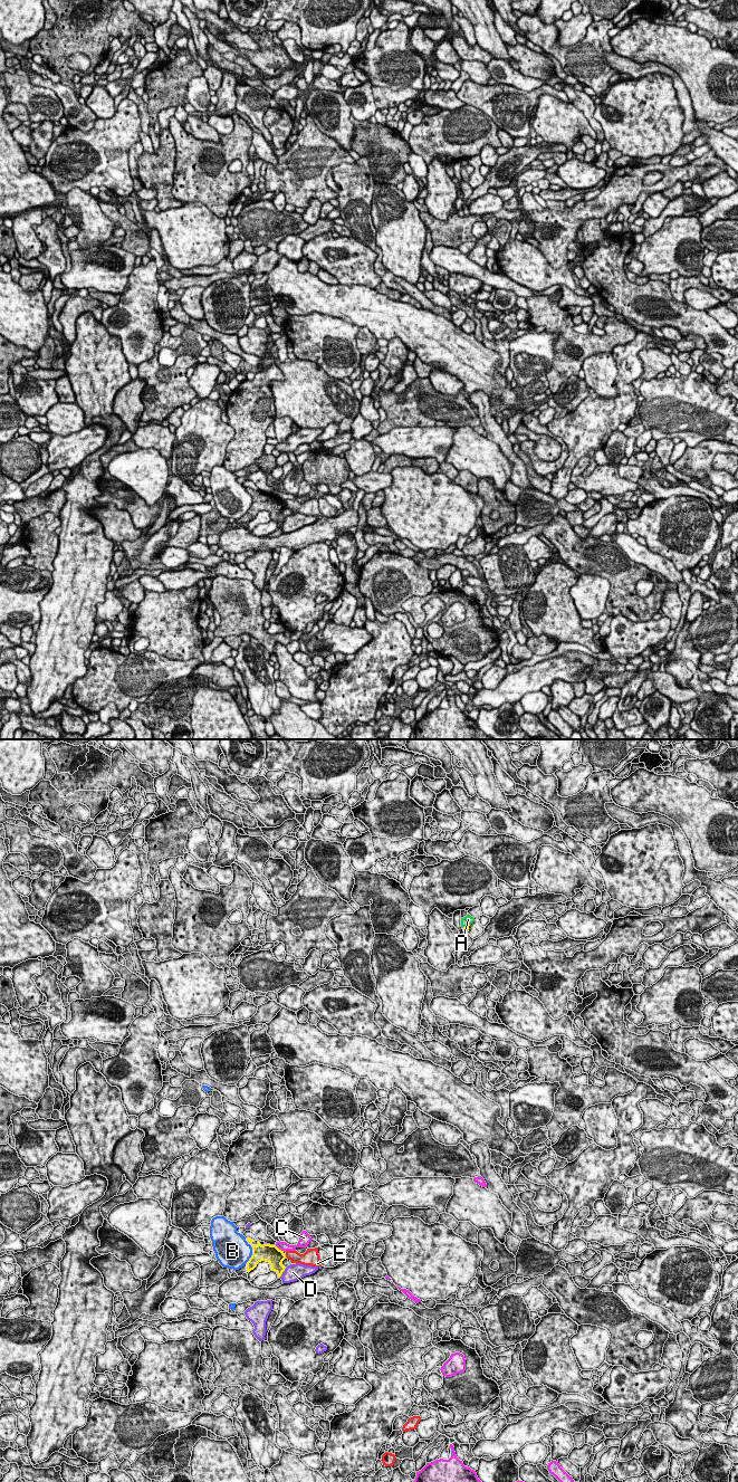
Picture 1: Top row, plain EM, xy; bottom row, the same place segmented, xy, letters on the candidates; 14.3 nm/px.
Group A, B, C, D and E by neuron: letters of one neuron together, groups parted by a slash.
A / B / C / D / E

